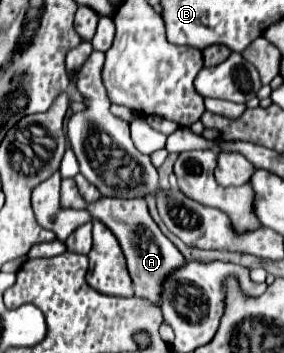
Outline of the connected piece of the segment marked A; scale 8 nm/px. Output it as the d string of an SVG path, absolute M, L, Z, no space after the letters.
M63 179L63 183L61 183L61 207L63 209L87 209L93 219L99 219L105 227L109 227L109 231L113 231L113 235L117 237L117 241L123 249L123 255L127 259L127 269L129 269L129 275L133 279L135 295L143 297L143 299L147 299L159 307L161 289L163 289L165 279L169 275L173 275L173 271L183 267L185 259L179 253L179 249L161 233L157 223L151 219L149 209L147 209L147 201L143 197L137 197L137 199L99 197L97 201L87 203L79 195L73 179Z

